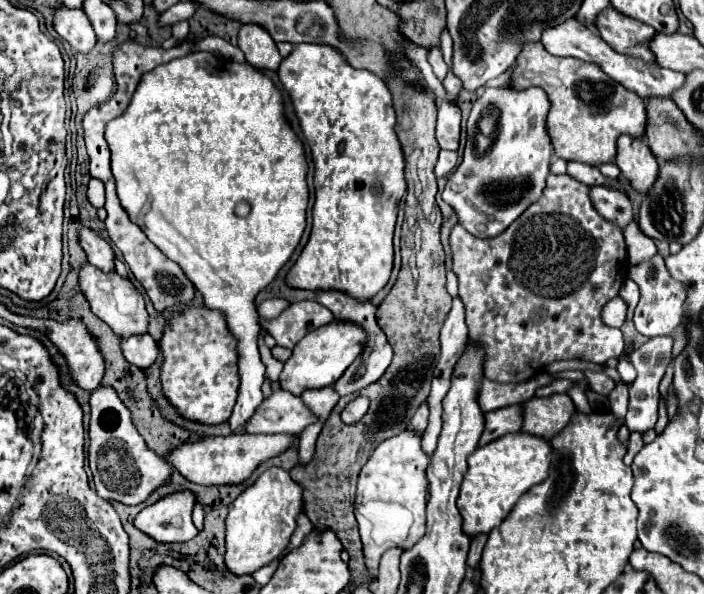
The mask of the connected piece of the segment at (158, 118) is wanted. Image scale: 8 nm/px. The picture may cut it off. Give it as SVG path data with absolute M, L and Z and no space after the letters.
M198 51L198 53L192 53L192 55L182 57L182 59L172 59L170 63L158 65L156 69L146 73L142 77L126 113L122 113L120 117L116 117L108 123L106 141L108 141L110 153L112 153L112 173L116 179L116 191L118 191L118 197L122 201L122 207L126 209L130 219L136 225L140 225L140 229L144 229L148 239L164 255L168 255L172 261L176 261L184 269L184 273L188 273L190 281L196 285L196 291L202 293L206 307L216 309L216 311L226 315L228 329L238 341L236 351L238 351L238 367L240 367L240 393L238 393L238 401L234 405L234 411L230 415L230 427L234 433L242 431L244 423L248 421L248 417L252 417L254 409L262 401L260 387L262 387L264 371L266 371L266 367L260 359L260 353L258 353L258 333L262 327L260 327L258 311L254 305L254 297L258 295L258 291L262 291L264 287L268 287L274 281L278 271L284 267L284 263L294 253L294 249L304 233L304 227L306 227L306 207L308 207L306 173L308 173L308 165L306 165L302 141L296 137L296 133L292 131L290 123L284 117L280 91L274 87L274 83L266 75L262 75L260 71L256 71L248 63L236 63L236 61L230 61L224 57L216 57L212 53Z

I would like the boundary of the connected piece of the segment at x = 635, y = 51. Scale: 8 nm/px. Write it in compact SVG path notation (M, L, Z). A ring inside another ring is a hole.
M612 7L606 9L596 19L596 27L600 31L600 37L618 53L642 59L644 63L654 63L654 53L650 49L650 41L656 35L656 31L636 19L624 17L622 13L616 13Z

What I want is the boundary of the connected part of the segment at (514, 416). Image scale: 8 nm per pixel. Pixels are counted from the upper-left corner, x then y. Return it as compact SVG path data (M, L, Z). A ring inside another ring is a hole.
M516 403L516 405L508 405L496 411L490 411L484 415L486 417L486 429L482 433L480 445L486 445L506 433L516 433L518 429L522 429L524 423L524 405Z

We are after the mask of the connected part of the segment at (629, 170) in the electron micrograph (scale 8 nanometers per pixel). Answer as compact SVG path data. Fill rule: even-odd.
M628 135L620 137L618 141L616 165L630 181L632 189L636 189L638 193L650 193L652 185L658 181L660 175L658 161L656 157L652 157L652 151L648 149L646 141L636 141Z

